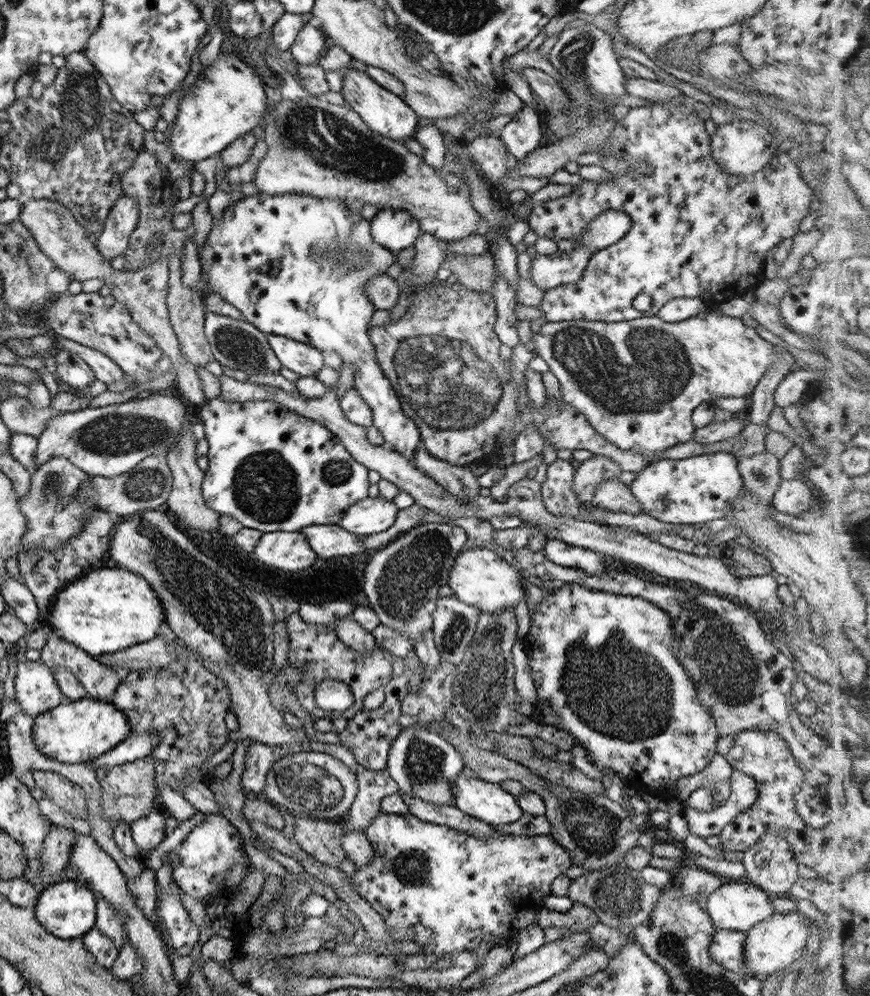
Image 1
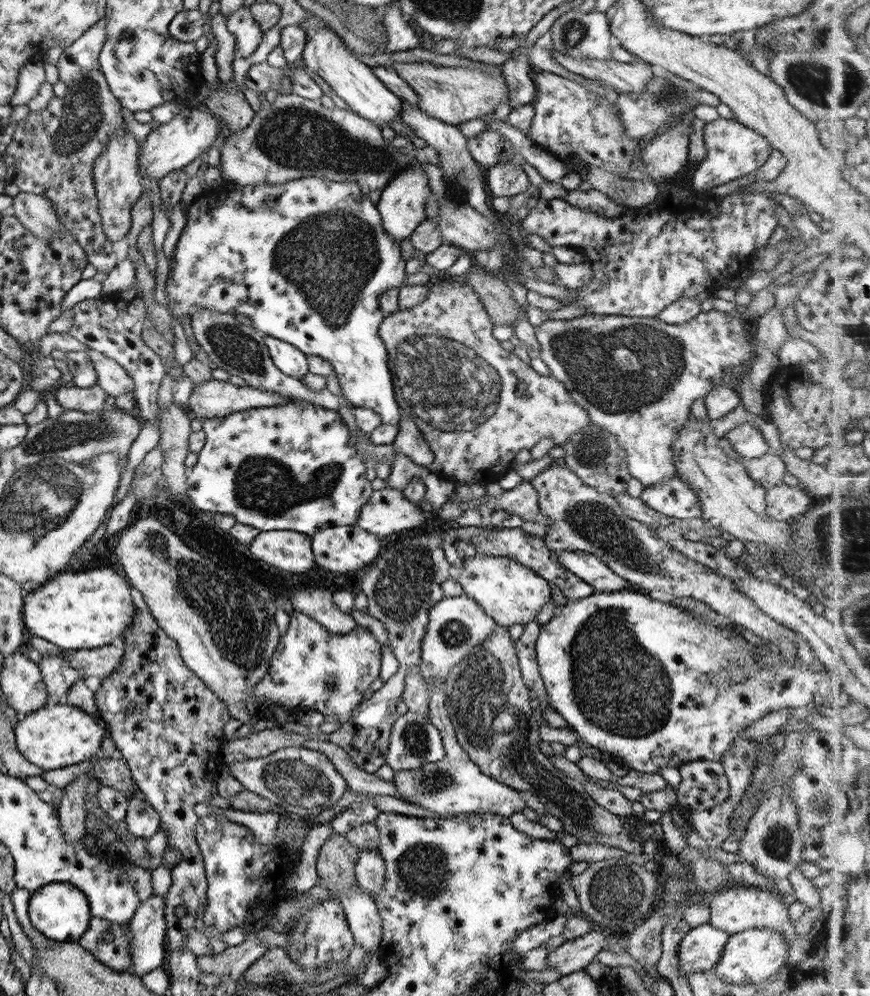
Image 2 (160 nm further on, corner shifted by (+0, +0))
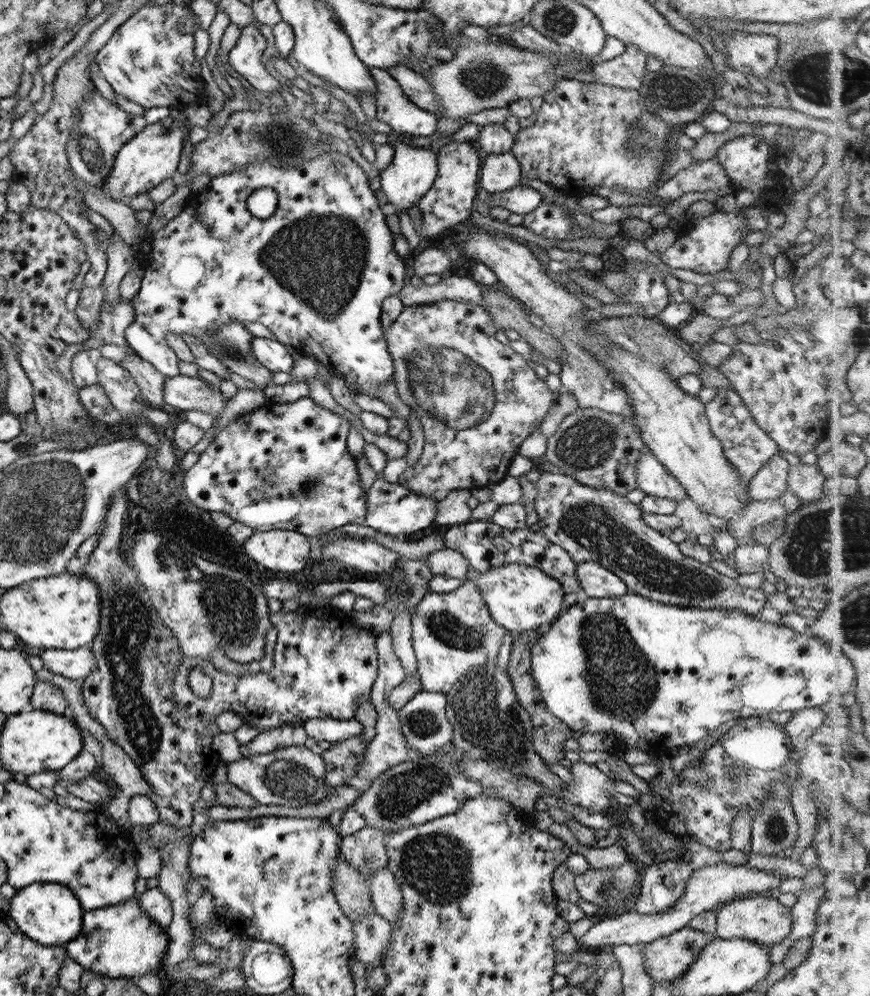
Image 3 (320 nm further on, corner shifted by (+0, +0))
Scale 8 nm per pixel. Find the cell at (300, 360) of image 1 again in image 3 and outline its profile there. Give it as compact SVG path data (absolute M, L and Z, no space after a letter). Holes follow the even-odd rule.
M261 337L250 338L250 352L269 372L288 372L294 363L282 343Z

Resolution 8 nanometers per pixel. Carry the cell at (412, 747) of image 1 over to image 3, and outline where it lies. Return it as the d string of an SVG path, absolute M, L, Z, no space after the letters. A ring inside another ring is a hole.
M420 691L411 698L399 711L396 712L401 734L405 737L408 745L417 749L428 759L441 745L450 742L451 724L445 717L446 696L440 693Z

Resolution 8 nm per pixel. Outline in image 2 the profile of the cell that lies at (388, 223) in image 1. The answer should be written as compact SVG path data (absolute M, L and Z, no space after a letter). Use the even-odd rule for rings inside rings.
M411 160L411 166L401 170L397 176L391 178L391 182L381 189L381 195L375 206L381 228L393 240L400 242L402 239L410 236L411 232L426 219L424 208L425 200L427 200L430 190L427 184L427 176L421 170L421 166L416 160Z

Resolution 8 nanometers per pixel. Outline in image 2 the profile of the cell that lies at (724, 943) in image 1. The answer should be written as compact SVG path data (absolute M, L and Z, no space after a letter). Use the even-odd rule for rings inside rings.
M709 923L690 928L678 942L678 971L687 978L692 972L711 970L728 936Z

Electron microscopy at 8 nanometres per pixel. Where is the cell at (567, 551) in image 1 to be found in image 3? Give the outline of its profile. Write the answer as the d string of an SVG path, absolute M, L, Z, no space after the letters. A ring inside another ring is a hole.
M593 562L576 563L575 574L580 584L582 597L607 598L623 596L626 584L606 568Z

